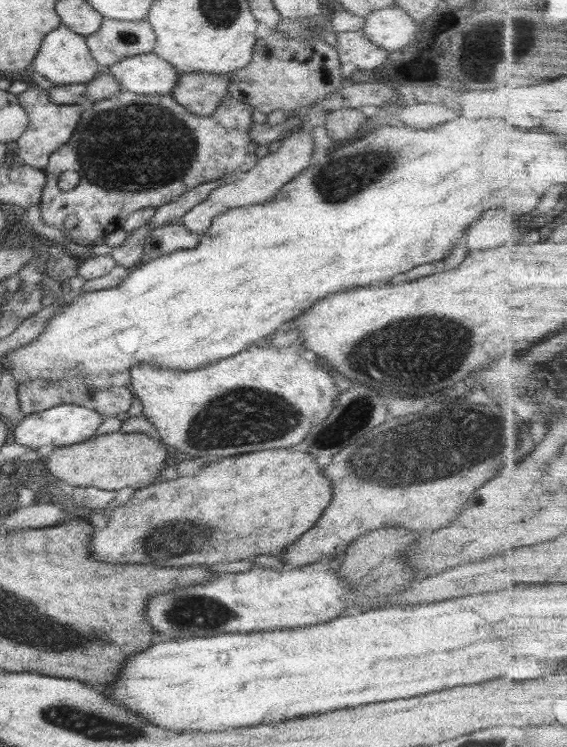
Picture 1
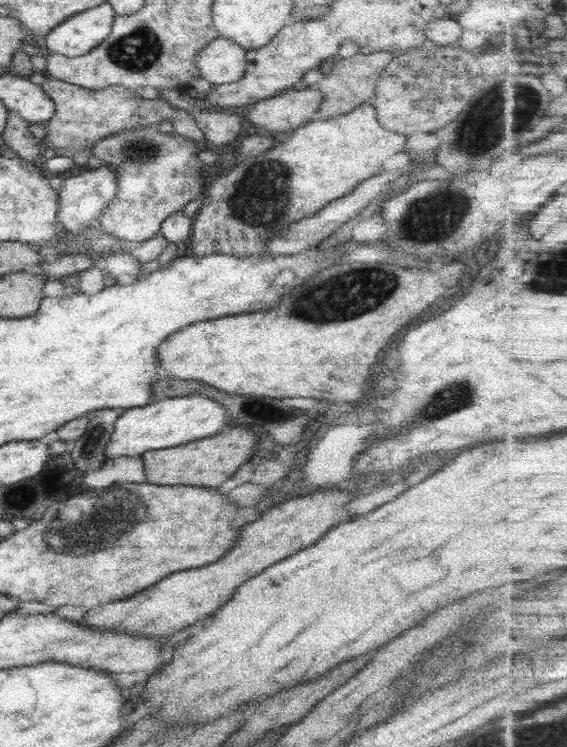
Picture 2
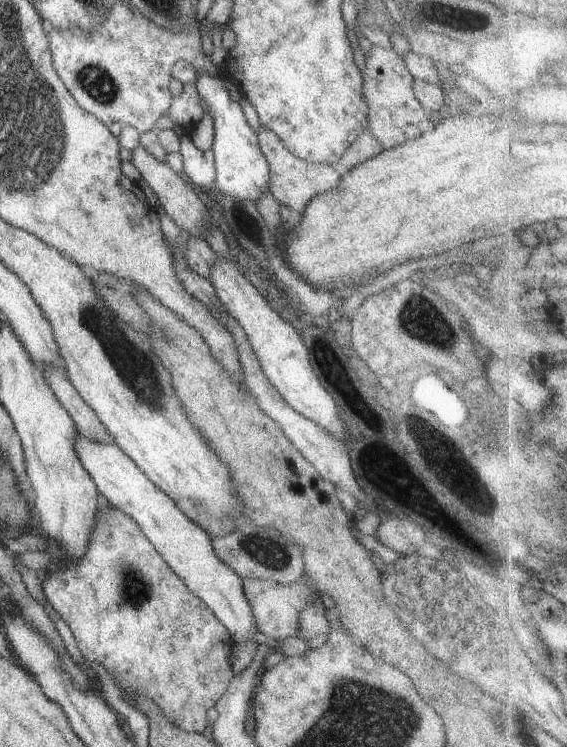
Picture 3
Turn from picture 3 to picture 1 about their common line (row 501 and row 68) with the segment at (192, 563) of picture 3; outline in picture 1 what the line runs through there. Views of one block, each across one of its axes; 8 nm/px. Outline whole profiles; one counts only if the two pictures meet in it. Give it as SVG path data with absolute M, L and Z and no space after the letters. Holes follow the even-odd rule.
M153 53L122 58L106 70L114 76L121 91L138 95L171 95L175 84L178 83L178 73L170 67L170 64L158 59Z

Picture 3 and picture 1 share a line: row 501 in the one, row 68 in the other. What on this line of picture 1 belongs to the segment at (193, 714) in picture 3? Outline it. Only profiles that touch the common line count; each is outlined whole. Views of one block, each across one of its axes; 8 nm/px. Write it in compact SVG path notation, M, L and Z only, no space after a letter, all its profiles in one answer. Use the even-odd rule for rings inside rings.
M103 18L97 32L85 38L98 67L109 68L122 58L153 53L155 35L147 20L122 21Z

